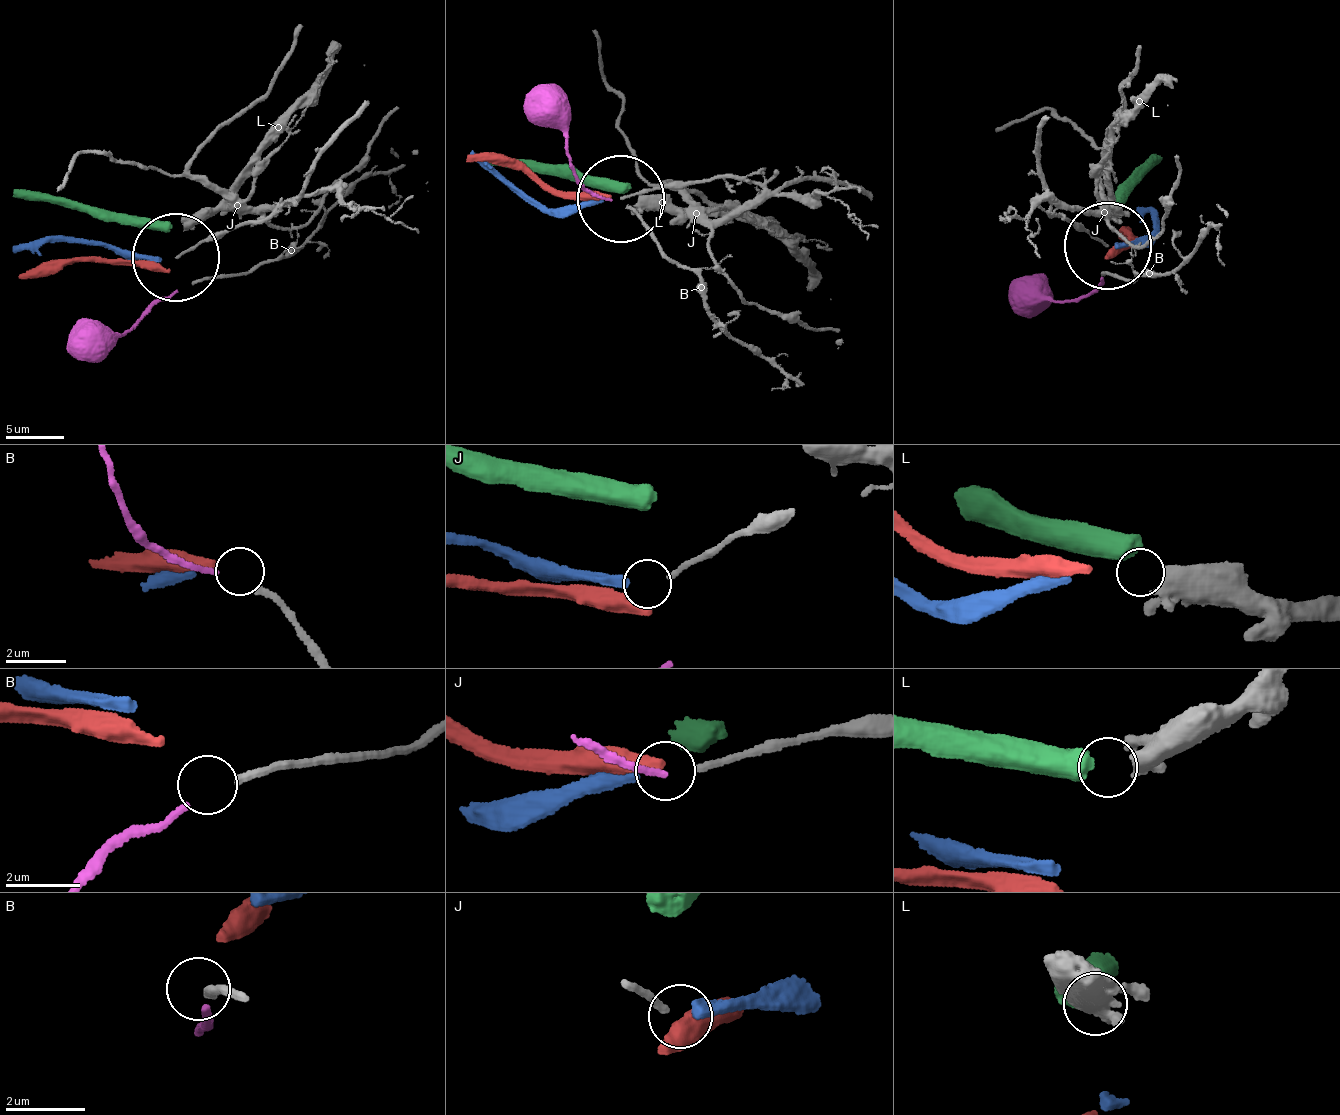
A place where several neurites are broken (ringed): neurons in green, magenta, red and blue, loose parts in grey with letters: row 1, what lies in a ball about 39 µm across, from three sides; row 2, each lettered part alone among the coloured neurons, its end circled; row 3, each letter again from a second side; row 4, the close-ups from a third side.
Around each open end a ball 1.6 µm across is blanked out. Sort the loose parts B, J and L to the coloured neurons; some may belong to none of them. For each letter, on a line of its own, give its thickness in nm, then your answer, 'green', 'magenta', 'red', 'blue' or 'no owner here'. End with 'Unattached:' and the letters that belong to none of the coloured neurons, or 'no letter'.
B: 200 nm thick; magenta
J: 160 nm thick; no owner here
L: 420 nm thick; no owner here
Unattached: J, L

